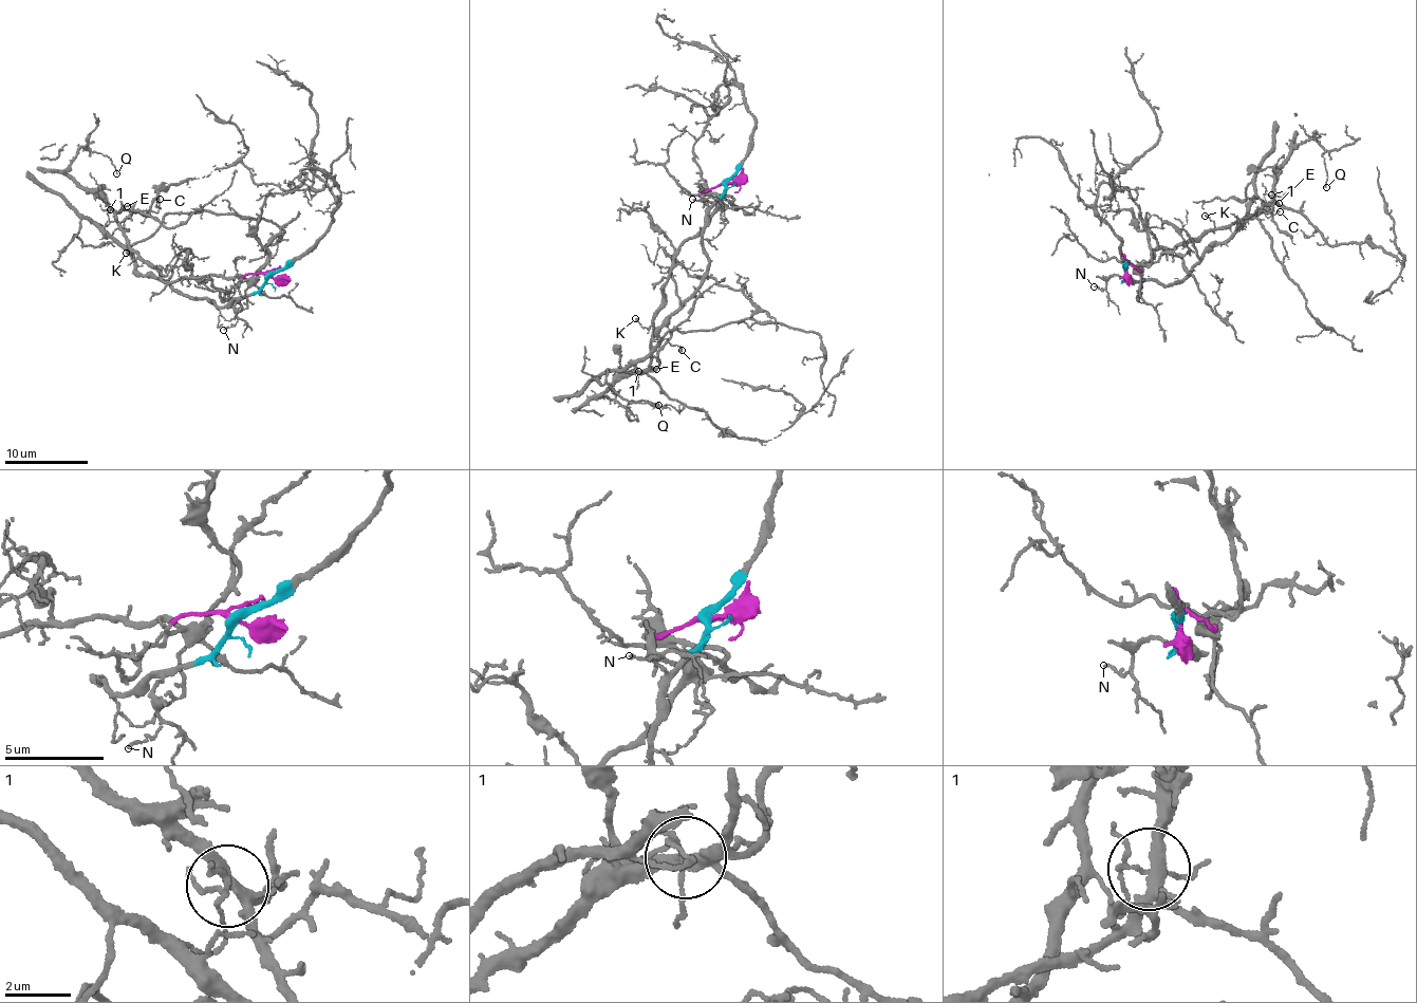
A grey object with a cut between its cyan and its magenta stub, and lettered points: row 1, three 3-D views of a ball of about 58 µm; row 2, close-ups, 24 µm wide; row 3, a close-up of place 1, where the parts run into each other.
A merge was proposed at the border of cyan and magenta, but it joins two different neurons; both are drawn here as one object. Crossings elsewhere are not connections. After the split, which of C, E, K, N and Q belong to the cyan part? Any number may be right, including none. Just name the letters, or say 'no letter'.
N

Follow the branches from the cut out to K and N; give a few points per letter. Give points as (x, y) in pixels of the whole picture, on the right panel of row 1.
K: (1126, 266), (1122, 256), (1141, 266), (1154, 248), (1201, 238), (1213, 229), (1204, 215)
N: (1124, 266), (1124, 276), (1111, 277), (1102, 289), (1094, 286)

